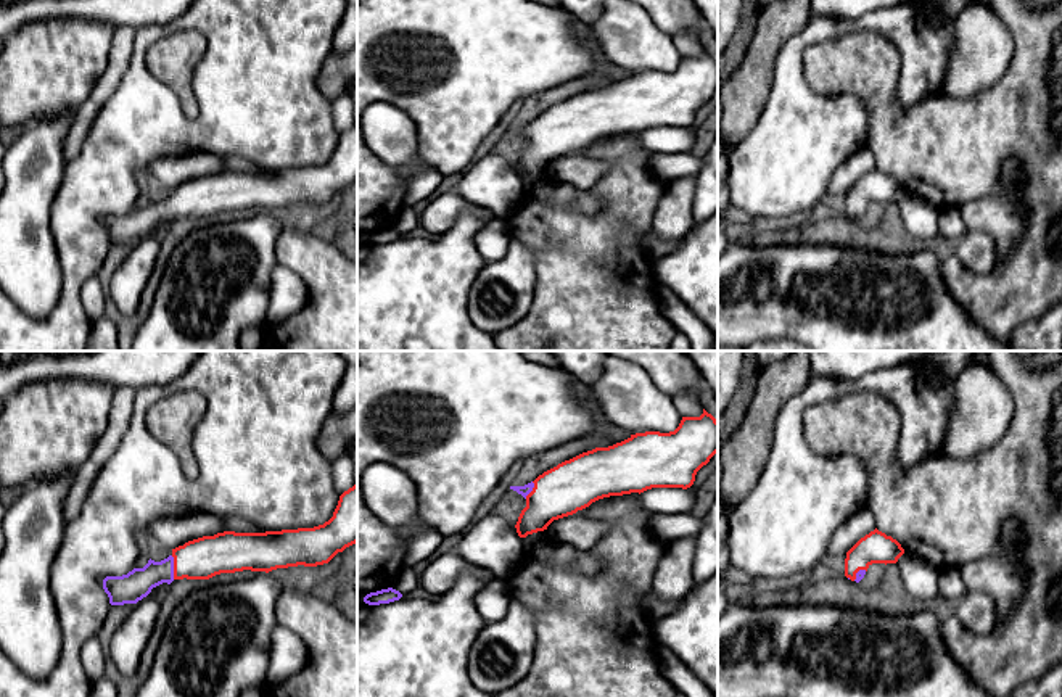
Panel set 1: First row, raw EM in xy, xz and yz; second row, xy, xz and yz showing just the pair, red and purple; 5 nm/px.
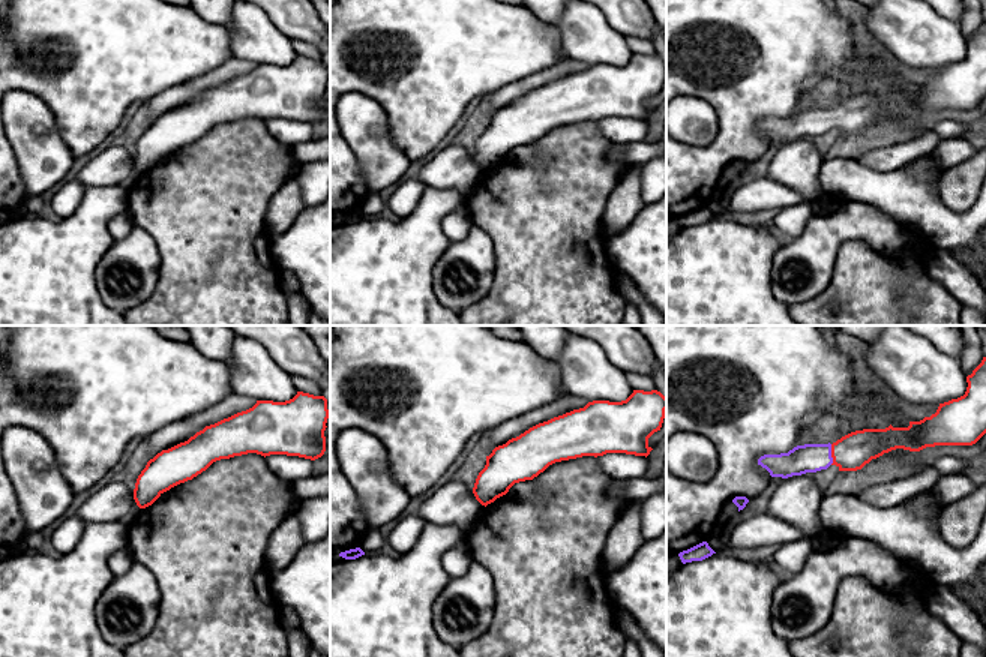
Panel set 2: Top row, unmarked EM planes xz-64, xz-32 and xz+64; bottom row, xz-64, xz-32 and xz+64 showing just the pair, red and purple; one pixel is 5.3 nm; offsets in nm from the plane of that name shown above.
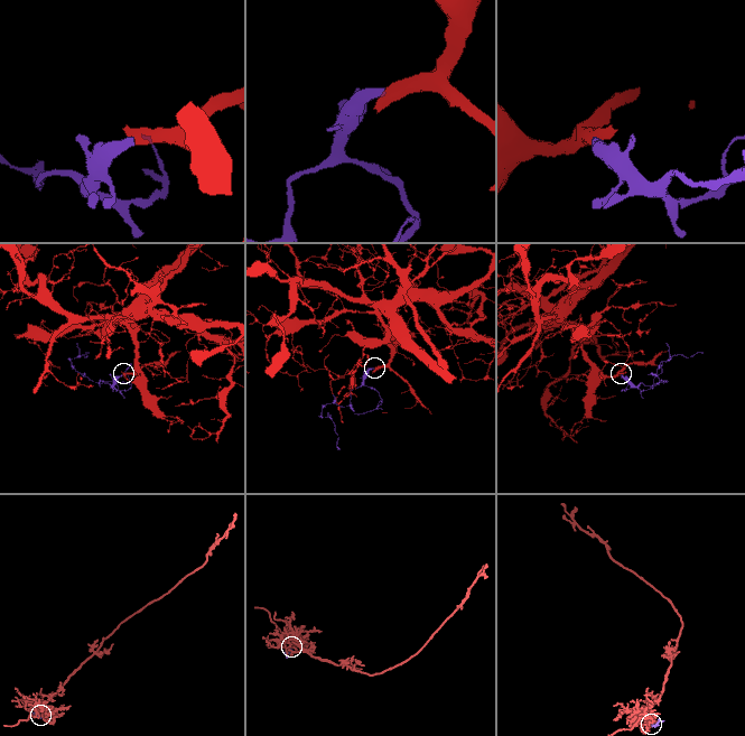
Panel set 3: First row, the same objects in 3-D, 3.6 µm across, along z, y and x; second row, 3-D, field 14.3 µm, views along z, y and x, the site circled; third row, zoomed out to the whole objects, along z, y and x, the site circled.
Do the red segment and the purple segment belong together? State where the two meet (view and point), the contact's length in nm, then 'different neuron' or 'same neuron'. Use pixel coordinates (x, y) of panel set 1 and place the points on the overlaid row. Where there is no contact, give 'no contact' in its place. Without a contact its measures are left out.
meets red in xy at (174, 567); contact 120 nm long; same neuron

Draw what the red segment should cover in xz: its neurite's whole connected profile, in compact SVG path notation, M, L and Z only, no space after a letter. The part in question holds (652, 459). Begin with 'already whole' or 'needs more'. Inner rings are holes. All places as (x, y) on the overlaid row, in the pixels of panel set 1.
needs more | M705 409L700 417L682 417L674 431L636 433L613 446L582 452L525 486L510 486L526 499L517 533L526 538L544 531L554 520L603 497L652 488L687 489L716 452L718 420Z

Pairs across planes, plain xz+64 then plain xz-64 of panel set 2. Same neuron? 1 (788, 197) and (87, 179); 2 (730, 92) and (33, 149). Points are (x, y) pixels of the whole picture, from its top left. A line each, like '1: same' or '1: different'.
1: different
2: different

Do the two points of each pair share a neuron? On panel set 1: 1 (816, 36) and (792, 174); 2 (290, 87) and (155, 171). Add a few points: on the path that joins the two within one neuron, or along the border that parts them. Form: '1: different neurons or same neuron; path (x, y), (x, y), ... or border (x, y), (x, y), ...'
1: same neuron; path (792, 65), (792, 139)
2: different neurons; border (218, 156), (166, 155), (156, 158), (147, 171)

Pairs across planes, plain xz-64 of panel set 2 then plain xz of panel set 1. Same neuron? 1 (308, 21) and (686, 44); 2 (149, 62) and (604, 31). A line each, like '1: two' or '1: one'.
1: two
2: two

